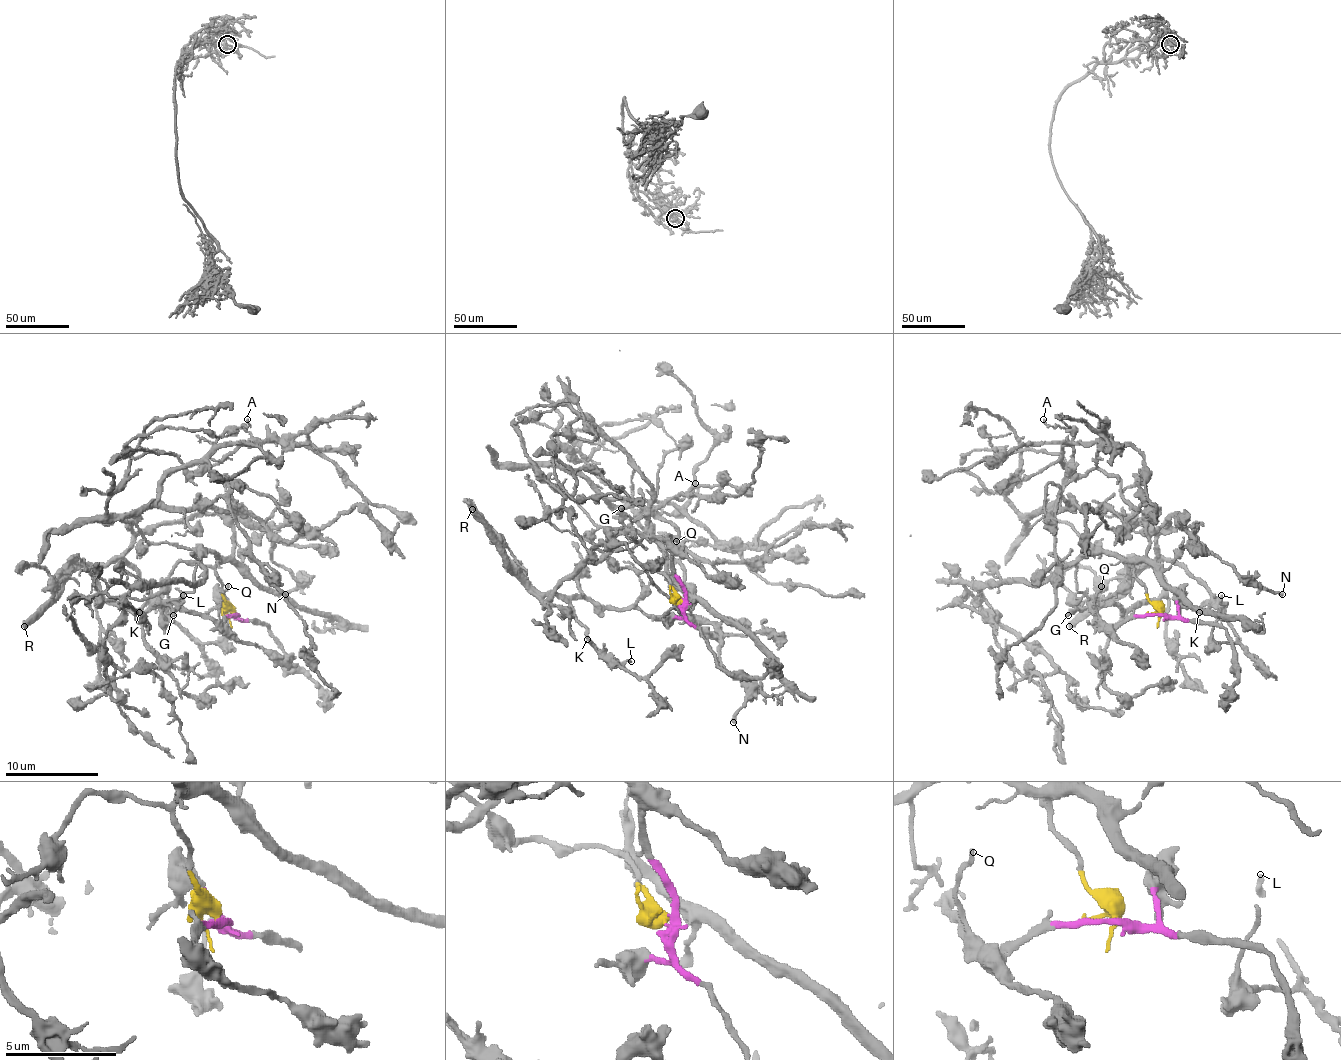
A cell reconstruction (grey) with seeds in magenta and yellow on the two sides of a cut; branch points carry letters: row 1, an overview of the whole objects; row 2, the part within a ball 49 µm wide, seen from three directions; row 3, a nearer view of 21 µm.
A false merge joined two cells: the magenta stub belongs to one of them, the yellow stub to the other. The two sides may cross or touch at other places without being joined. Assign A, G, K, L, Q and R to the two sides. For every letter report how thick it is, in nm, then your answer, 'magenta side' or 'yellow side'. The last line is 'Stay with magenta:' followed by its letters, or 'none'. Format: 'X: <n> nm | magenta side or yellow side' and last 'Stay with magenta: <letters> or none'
A: 130 nm | yellow side
G: 400 nm | magenta side
K: 280 nm | magenta side
L: 240 nm | magenta side
Q: 170 nm | magenta side
R: 460 nm | magenta side
Stay with magenta: G, K, L, Q, R

